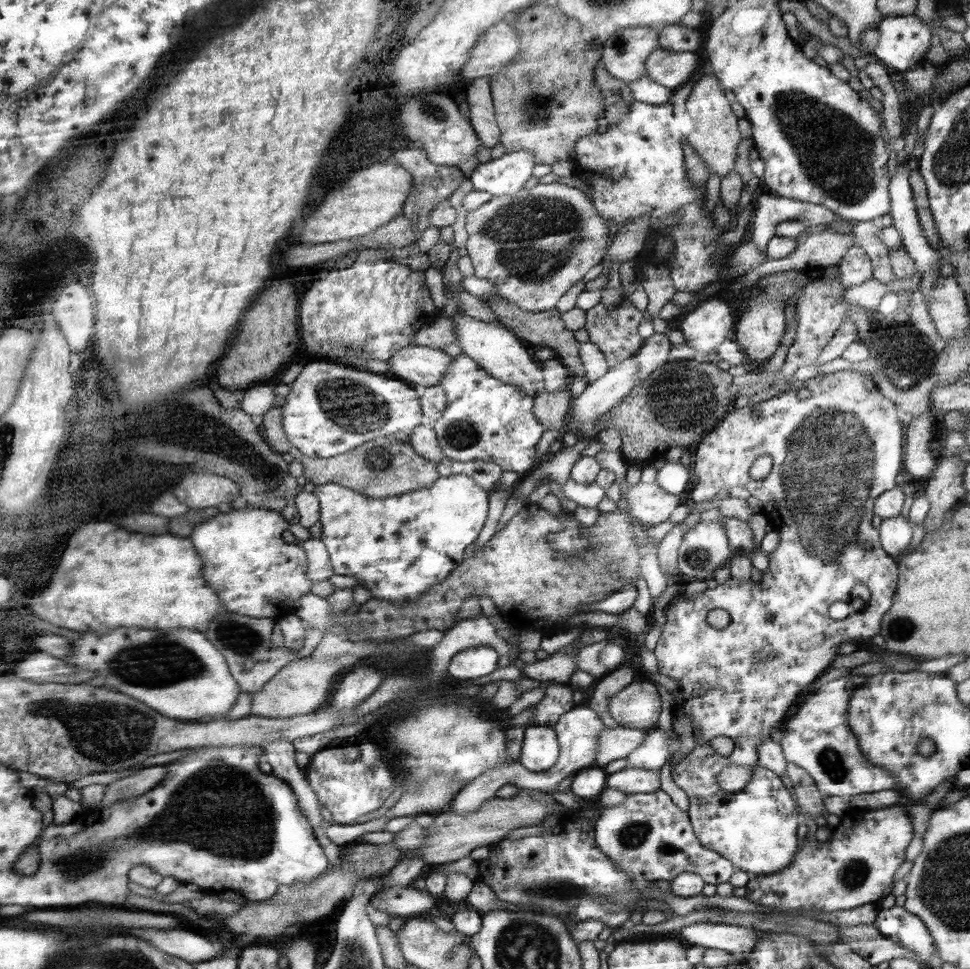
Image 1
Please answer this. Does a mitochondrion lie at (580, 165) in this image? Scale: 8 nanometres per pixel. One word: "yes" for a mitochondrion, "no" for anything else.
no

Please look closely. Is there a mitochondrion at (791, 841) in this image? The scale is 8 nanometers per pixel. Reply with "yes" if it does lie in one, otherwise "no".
no

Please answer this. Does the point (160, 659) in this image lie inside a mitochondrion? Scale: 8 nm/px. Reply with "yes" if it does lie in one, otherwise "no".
yes

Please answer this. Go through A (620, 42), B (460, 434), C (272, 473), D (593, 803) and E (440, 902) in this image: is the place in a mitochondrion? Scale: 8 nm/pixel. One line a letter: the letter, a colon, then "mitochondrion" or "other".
A: mitochondrion
B: mitochondrion
C: mitochondrion
D: other
E: other

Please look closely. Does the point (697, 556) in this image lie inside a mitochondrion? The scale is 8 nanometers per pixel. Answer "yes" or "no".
yes

